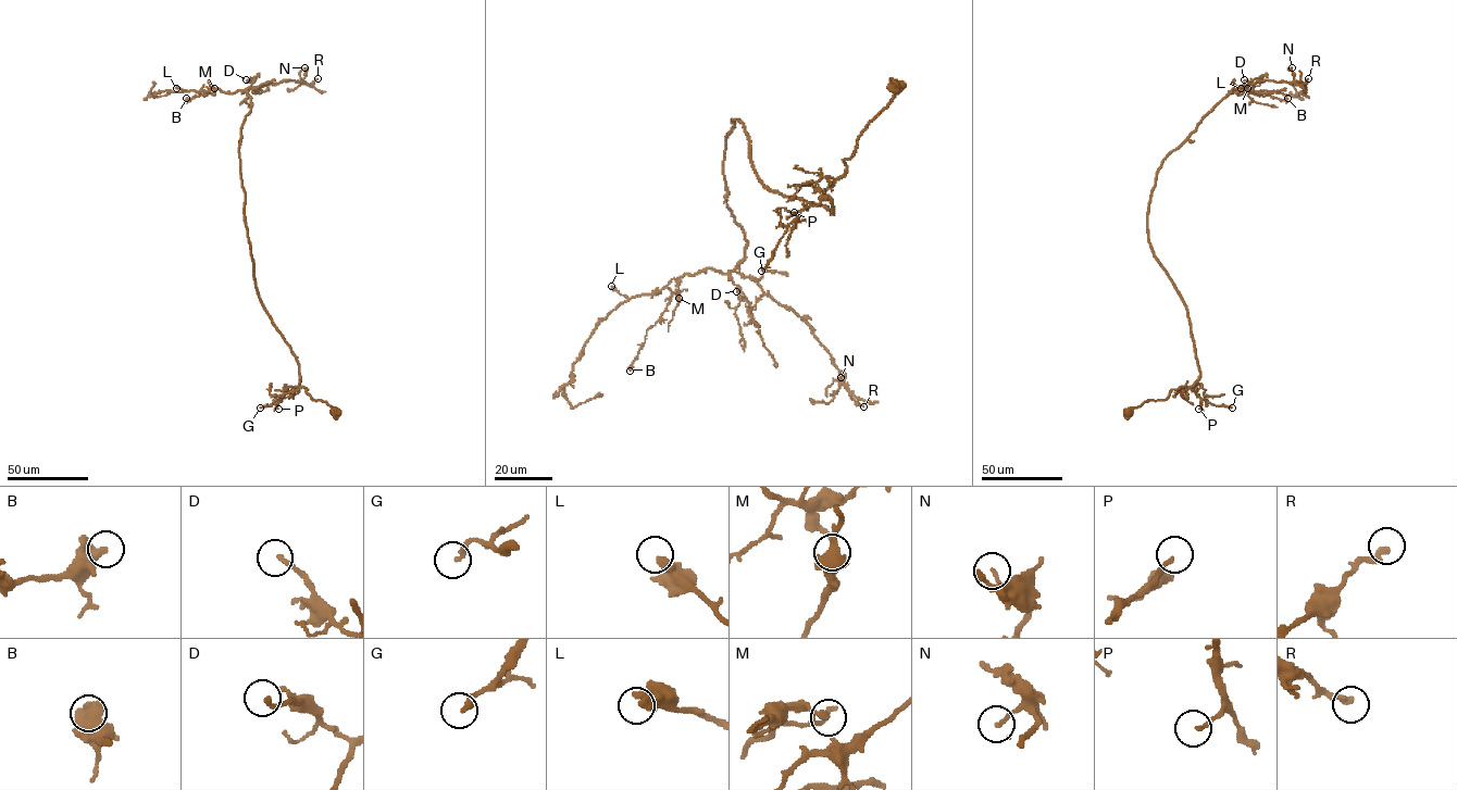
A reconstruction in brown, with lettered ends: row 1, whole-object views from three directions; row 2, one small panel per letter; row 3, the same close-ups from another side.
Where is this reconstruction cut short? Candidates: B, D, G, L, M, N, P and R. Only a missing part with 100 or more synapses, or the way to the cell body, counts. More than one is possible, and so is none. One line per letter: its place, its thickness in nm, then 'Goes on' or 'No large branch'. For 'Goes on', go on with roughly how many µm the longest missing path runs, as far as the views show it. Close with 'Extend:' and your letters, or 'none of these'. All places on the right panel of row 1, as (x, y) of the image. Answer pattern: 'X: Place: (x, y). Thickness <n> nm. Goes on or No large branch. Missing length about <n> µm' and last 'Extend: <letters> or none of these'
B: Place: (1287, 98). Thickness 400 nm. No large branch
D: Place: (1244, 79). Thickness 190 nm. No large branch
G: Place: (1232, 408). Thickness 240 nm. No large branch
L: Place: (1241, 88). Thickness 400 nm. No large branch
M: Place: (1247, 88). Thickness 110 nm. No large branch
N: Place: (1292, 67). Thickness 150 nm. No large branch
P: Place: (1198, 409). Thickness 170 nm. No large branch
R: Place: (1308, 78). Thickness 280 nm. No large branch
Extend: none of these

